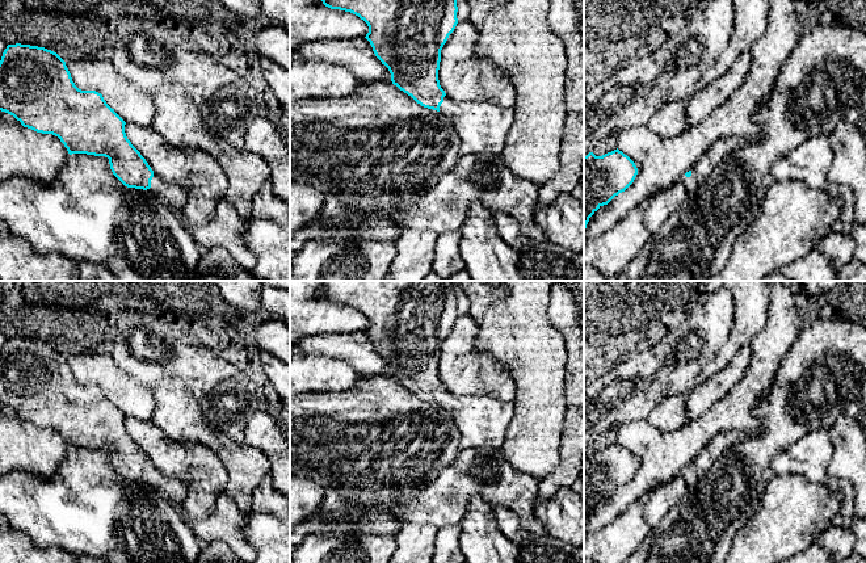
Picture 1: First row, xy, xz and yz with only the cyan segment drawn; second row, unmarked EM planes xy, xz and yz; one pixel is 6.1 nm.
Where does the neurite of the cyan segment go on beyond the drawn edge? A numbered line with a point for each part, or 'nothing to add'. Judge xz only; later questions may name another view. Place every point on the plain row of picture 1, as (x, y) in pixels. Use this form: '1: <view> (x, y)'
1: xz (482, 421)

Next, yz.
1: yz (722, 442)

